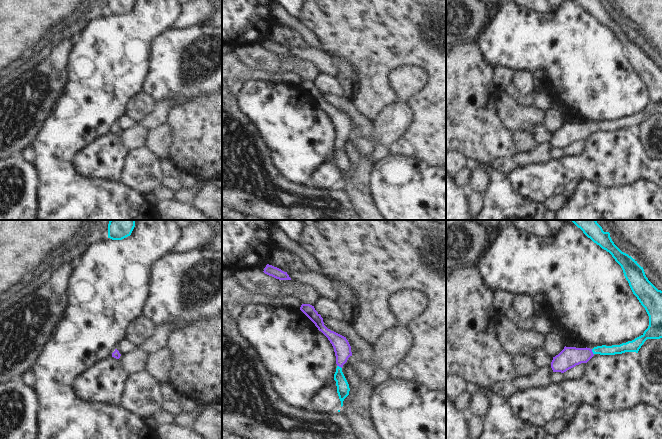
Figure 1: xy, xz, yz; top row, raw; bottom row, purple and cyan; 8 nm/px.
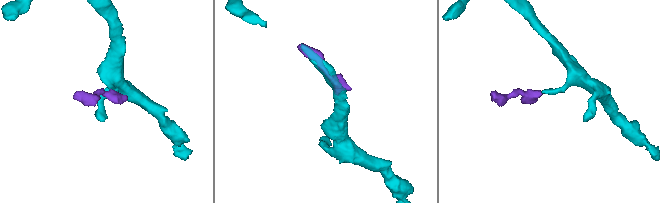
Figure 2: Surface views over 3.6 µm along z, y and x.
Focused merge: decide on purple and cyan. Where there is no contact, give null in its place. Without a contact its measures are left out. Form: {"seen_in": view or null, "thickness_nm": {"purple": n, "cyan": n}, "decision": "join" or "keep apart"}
{"seen_in": "yz", "thickness_nm": {"purple": 170, "cyan": 80}, "decision": "join"}

